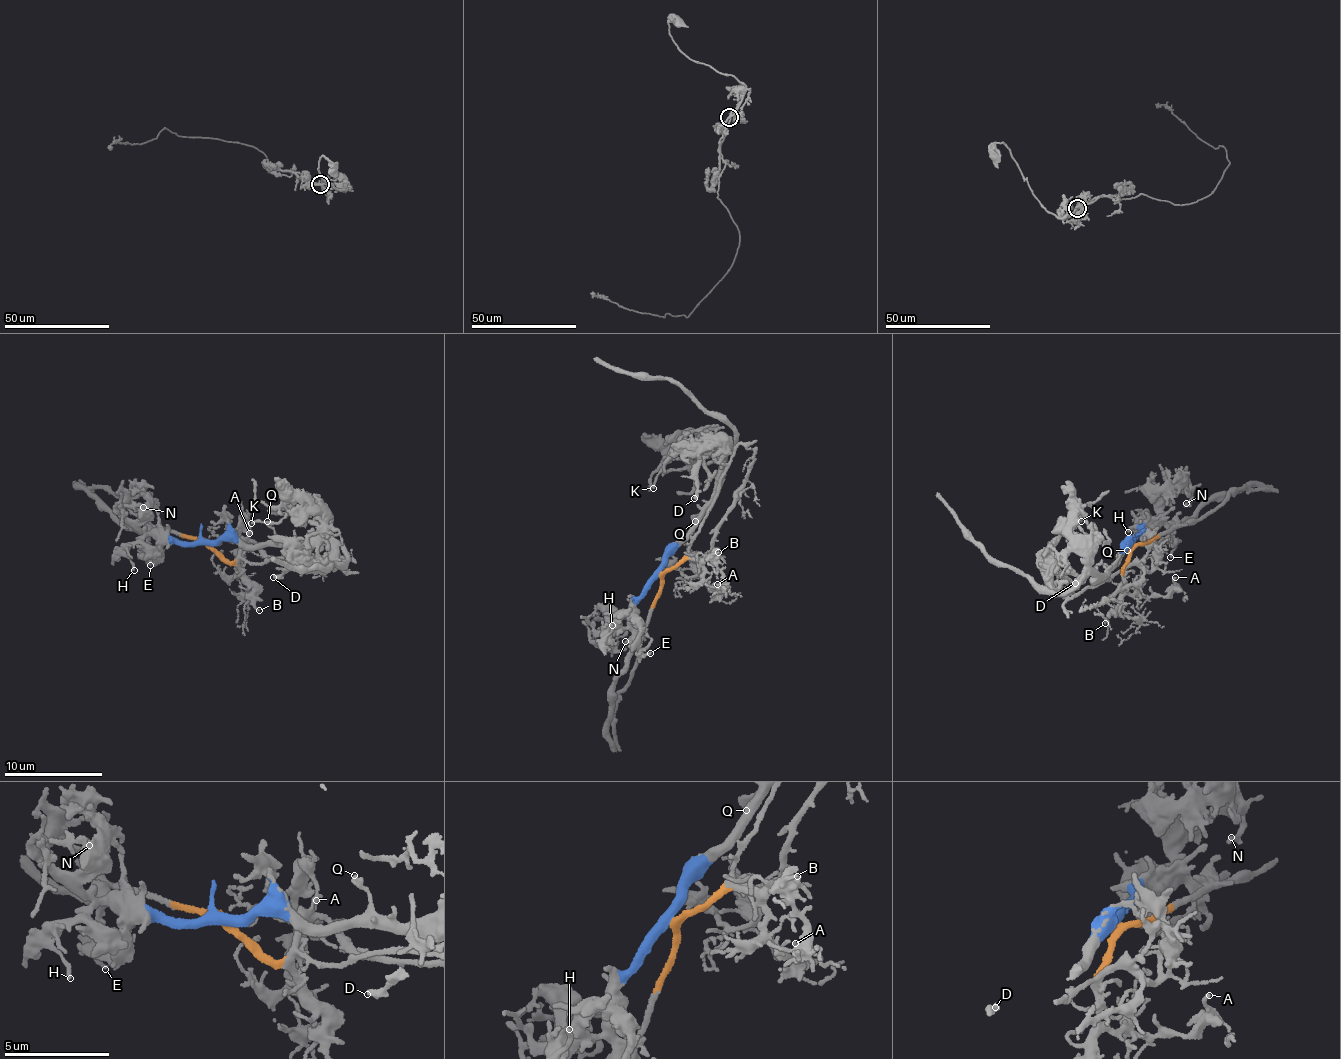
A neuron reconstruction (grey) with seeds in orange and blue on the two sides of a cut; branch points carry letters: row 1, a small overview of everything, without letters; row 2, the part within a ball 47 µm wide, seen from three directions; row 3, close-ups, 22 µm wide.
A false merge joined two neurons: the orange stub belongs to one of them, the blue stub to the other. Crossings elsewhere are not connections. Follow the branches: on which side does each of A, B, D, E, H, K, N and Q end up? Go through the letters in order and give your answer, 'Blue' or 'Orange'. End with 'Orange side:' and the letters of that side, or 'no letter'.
A: Orange
B: Orange
D: Blue
E: Blue
H: Blue
K: Blue
N: Blue
Q: Blue
Orange side: A, B

